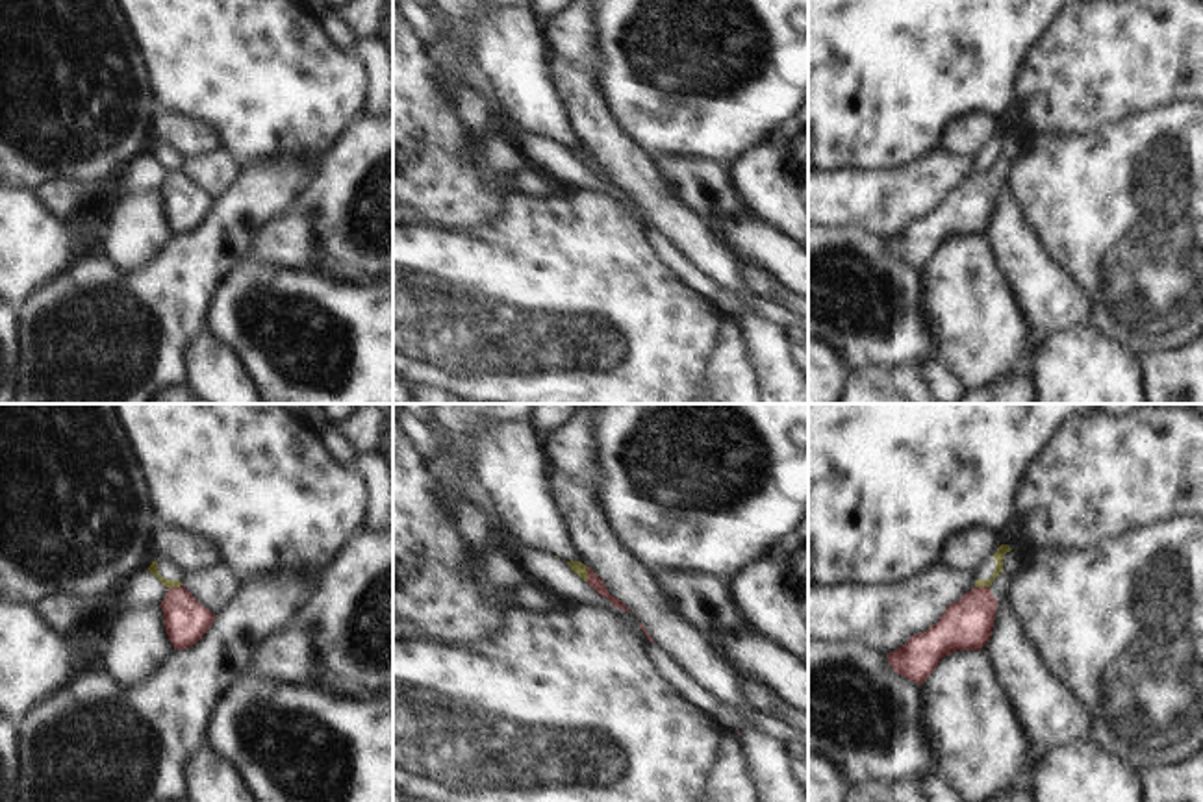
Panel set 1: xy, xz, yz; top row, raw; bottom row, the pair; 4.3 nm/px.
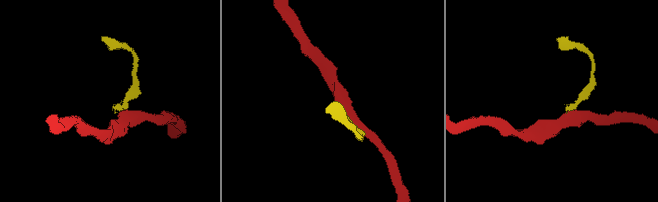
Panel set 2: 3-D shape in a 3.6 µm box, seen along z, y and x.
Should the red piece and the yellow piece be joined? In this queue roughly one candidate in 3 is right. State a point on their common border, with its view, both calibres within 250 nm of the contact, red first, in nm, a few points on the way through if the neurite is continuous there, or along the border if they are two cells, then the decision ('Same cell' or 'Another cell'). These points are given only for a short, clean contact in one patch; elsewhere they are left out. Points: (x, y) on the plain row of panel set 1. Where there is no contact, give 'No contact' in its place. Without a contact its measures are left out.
Touches red at xz (588, 160). Thickness 60 nm (red) against 60 nm. Boundary: xz (584, 152), (588, 165). Another cell

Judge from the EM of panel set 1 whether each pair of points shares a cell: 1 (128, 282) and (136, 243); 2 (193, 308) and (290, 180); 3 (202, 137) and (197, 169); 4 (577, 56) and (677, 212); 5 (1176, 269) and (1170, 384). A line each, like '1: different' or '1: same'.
1: different
2: same
3: different
4: same
5: different

